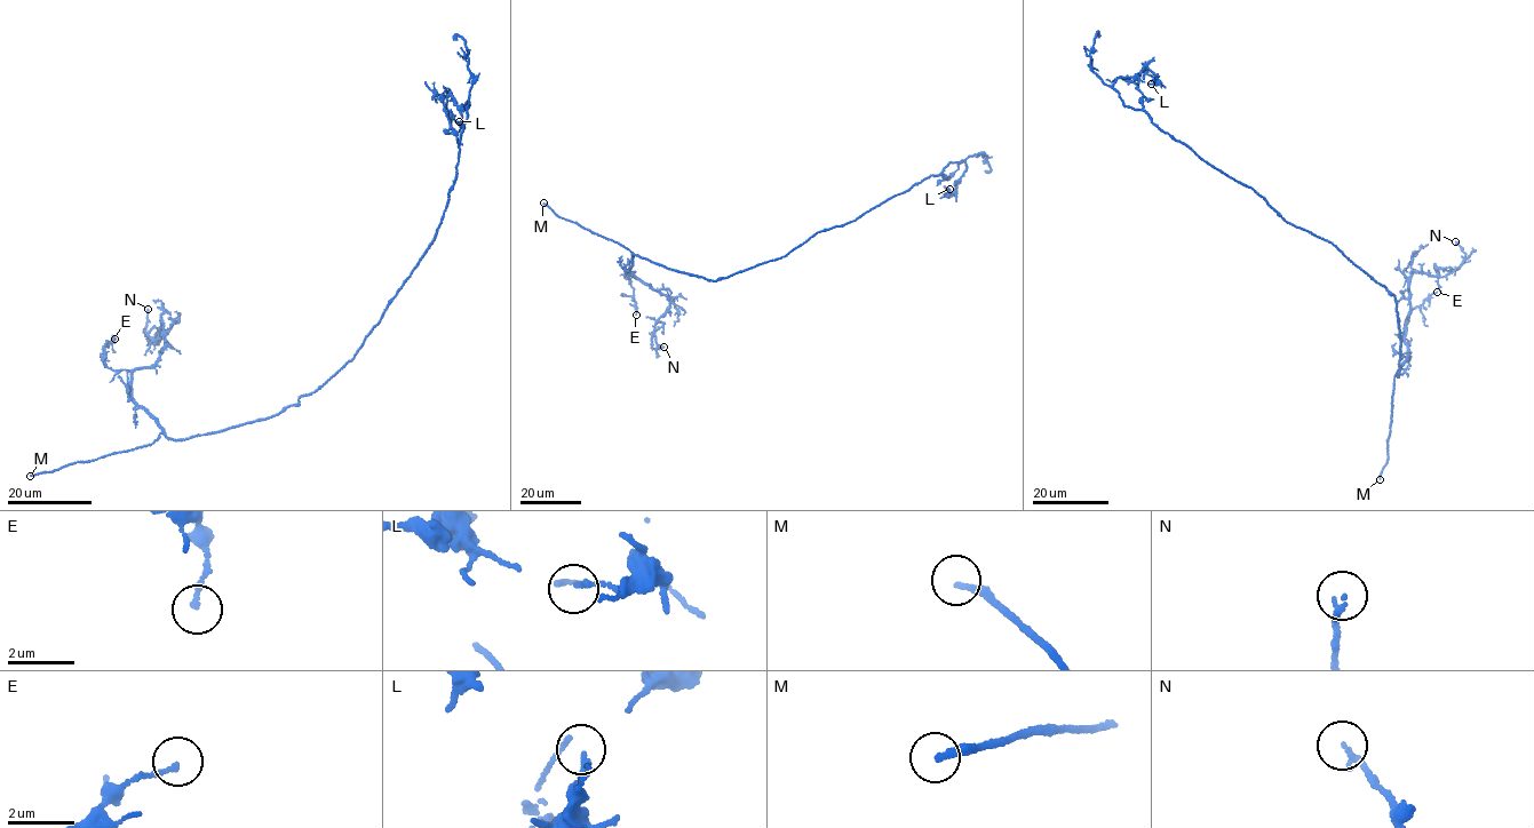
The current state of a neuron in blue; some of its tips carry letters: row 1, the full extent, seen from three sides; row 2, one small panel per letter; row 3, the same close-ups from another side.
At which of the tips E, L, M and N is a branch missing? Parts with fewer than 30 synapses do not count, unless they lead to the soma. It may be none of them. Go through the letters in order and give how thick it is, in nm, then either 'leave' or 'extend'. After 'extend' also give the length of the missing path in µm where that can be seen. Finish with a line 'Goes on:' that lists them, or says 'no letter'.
E: 150 nm thick; leave
L: 160 nm thick; leave
M: 200 nm thick; extend; about 35 µm are missing
N: 190 nm thick; leave
Goes on: M

